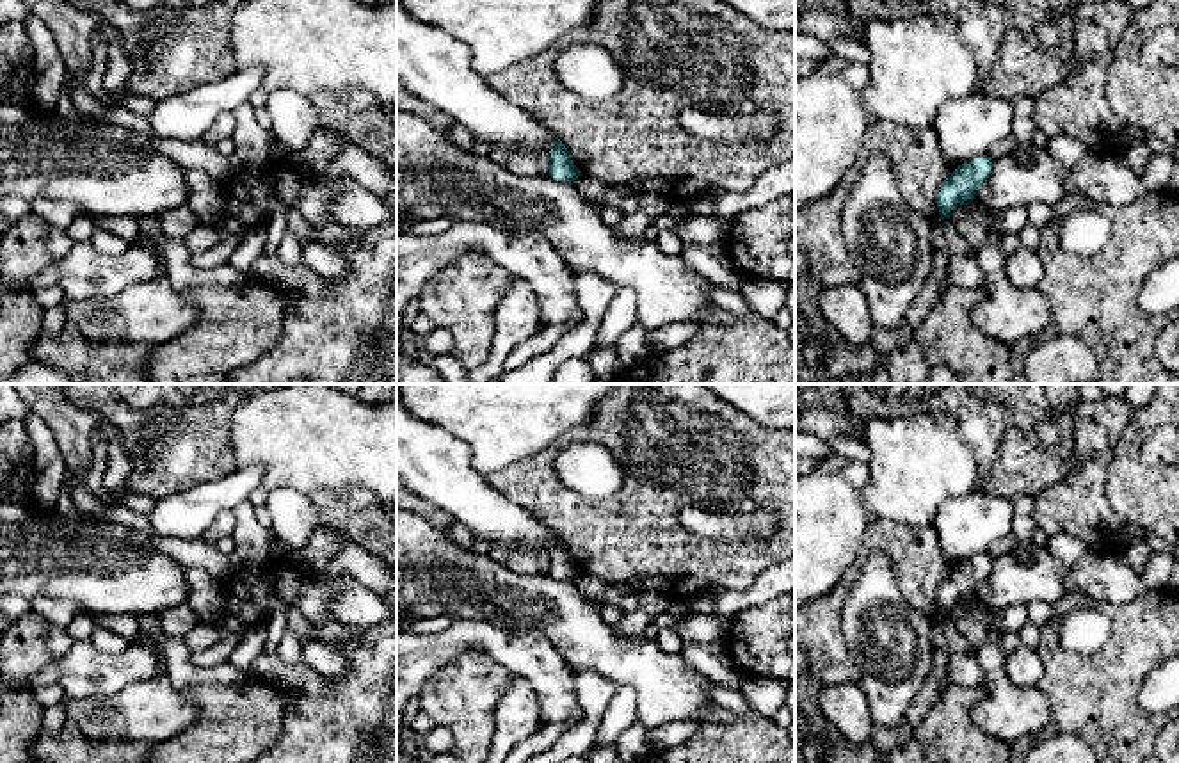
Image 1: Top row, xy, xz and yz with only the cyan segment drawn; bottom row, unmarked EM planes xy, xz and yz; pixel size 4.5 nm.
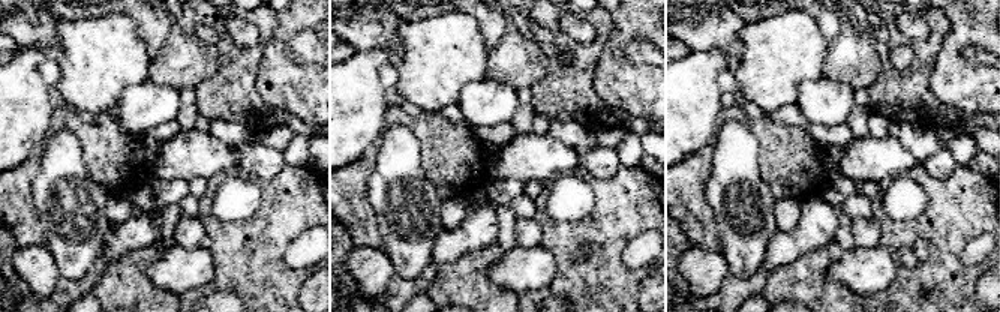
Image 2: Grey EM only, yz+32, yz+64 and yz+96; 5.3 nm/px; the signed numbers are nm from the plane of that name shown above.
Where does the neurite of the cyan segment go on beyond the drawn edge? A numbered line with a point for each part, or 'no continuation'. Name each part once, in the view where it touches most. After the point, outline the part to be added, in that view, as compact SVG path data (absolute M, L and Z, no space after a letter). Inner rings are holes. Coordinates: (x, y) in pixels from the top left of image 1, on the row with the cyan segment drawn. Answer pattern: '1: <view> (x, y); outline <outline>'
no continuation

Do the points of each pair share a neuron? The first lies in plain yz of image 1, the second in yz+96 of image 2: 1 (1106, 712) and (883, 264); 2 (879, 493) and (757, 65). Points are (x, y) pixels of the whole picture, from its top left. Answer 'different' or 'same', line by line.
1: different
2: same

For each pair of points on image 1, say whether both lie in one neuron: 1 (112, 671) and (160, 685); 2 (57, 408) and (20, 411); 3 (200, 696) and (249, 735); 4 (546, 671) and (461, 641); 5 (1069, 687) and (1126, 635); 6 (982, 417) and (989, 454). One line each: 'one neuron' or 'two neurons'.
1: two neurons
2: two neurons
3: one neuron
4: one neuron
5: one neuron
6: one neuron

